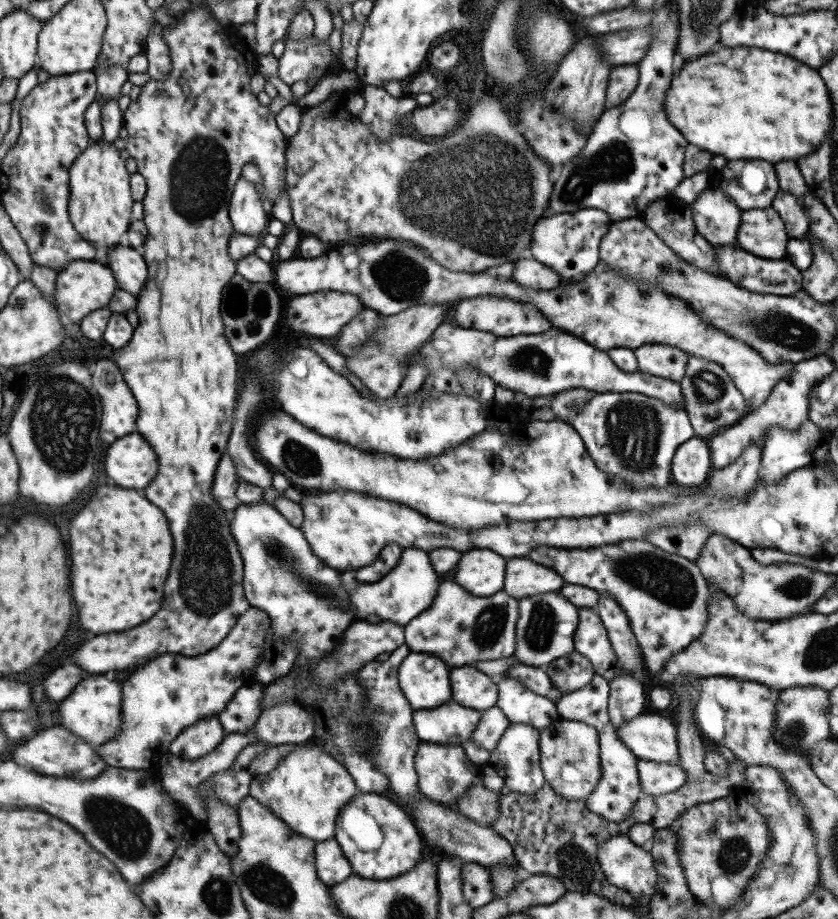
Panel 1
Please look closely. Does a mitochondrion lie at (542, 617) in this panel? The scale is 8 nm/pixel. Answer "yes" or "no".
yes

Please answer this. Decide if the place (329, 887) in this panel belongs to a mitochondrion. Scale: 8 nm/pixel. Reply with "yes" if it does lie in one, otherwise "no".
no

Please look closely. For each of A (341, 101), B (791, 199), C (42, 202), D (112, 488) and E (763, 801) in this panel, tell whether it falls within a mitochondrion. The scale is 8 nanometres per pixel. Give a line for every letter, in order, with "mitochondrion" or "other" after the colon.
A: other
B: other
C: mitochondrion
D: other
E: other

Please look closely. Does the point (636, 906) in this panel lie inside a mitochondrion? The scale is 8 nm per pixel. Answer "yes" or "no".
no

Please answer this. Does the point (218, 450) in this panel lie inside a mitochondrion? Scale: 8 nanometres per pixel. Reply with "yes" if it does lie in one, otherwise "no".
no

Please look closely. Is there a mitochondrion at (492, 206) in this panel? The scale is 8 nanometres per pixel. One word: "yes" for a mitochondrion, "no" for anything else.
yes

